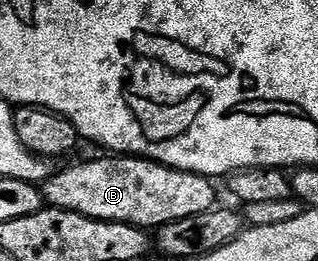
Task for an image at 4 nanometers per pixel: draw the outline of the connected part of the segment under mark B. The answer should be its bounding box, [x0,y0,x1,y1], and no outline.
[40,156,215,232]

